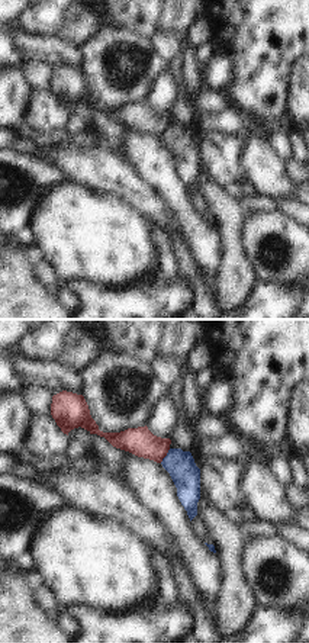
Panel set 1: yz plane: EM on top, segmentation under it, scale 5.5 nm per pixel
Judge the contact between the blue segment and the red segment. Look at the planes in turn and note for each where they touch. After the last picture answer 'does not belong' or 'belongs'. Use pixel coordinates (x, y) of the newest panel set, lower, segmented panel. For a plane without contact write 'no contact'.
meets blue at (166, 456)

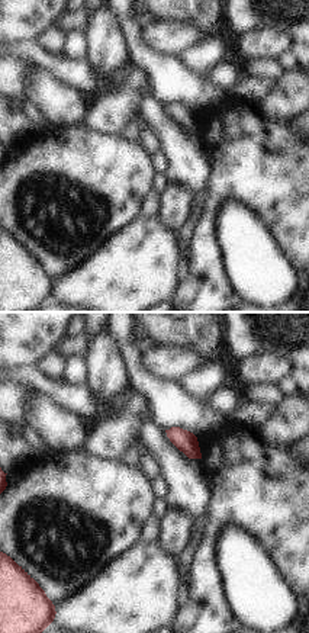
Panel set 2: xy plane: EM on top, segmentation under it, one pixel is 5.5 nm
no contact

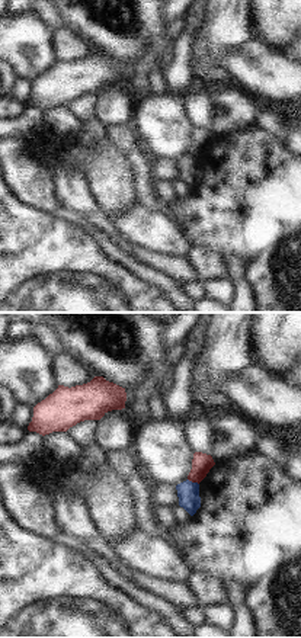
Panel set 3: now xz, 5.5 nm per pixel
meets blue at (194, 483)

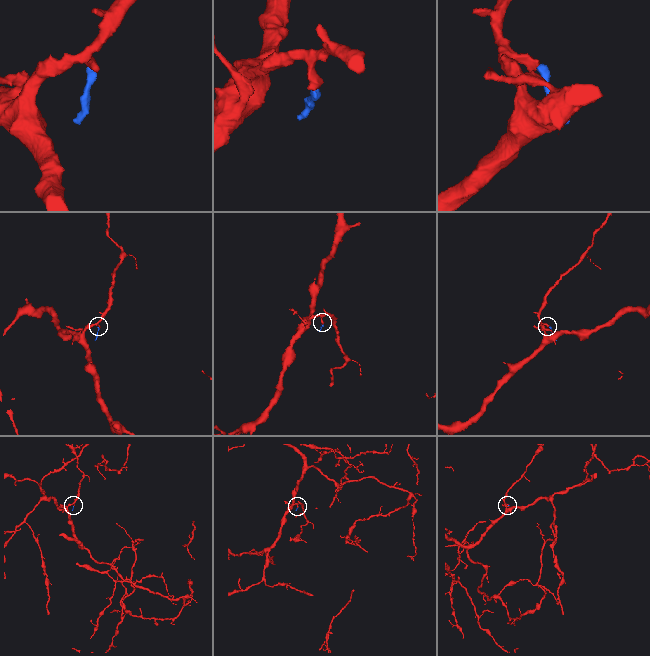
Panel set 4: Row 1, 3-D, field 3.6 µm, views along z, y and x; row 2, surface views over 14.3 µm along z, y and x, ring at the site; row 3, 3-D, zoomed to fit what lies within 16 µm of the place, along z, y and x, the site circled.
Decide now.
does not belong

